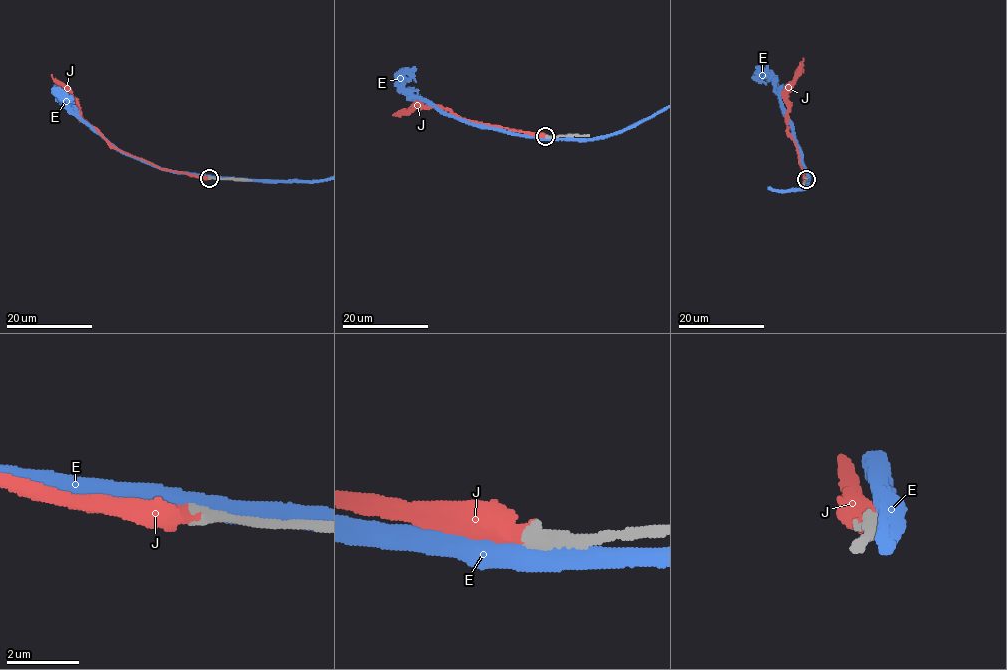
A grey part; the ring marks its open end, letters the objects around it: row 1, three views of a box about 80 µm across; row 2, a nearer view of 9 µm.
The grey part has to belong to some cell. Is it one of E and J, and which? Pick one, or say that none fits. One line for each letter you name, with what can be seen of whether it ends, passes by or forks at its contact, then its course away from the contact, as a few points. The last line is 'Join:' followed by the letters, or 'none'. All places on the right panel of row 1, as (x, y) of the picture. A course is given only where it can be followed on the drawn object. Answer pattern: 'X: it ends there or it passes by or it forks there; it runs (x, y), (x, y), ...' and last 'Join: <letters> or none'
J: it ends there; it runs (806, 179), (788, 132), (787, 98), (789, 83), (803, 58)
Join: J

